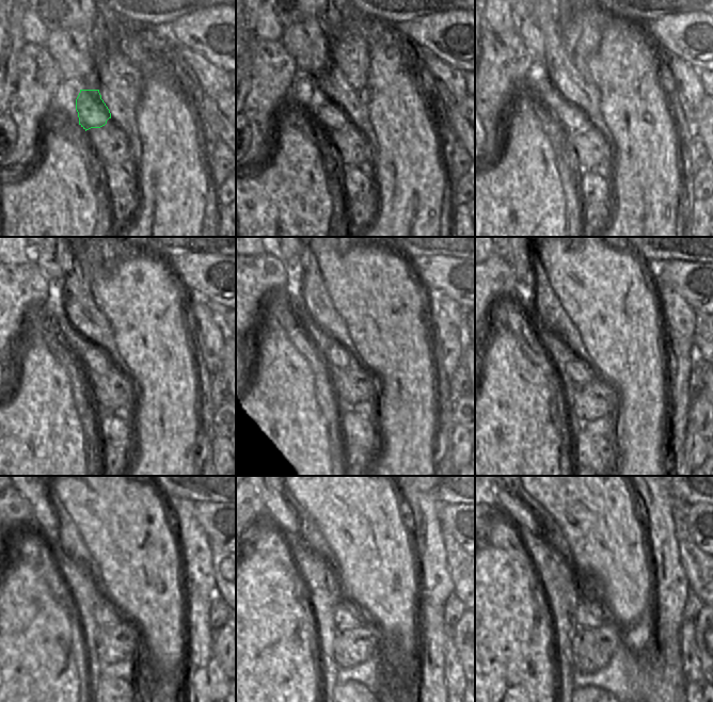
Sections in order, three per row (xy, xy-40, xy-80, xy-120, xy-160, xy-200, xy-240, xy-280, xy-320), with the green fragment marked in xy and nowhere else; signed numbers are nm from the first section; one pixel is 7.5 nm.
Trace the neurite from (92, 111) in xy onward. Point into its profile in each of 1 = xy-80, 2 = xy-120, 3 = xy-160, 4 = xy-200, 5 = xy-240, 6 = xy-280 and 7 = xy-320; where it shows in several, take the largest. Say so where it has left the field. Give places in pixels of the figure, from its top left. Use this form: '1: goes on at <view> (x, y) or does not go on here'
1: goes on at xy-80 (569, 116)
2: goes on at xy-120 (93, 359)
3: goes on at xy-160 (333, 357)
4: goes on at xy-200 (575, 369)
5: goes on at xy-240 (105, 613)
6: goes on at xy-280 (345, 618)
7: goes on at xy-320 (585, 615)

